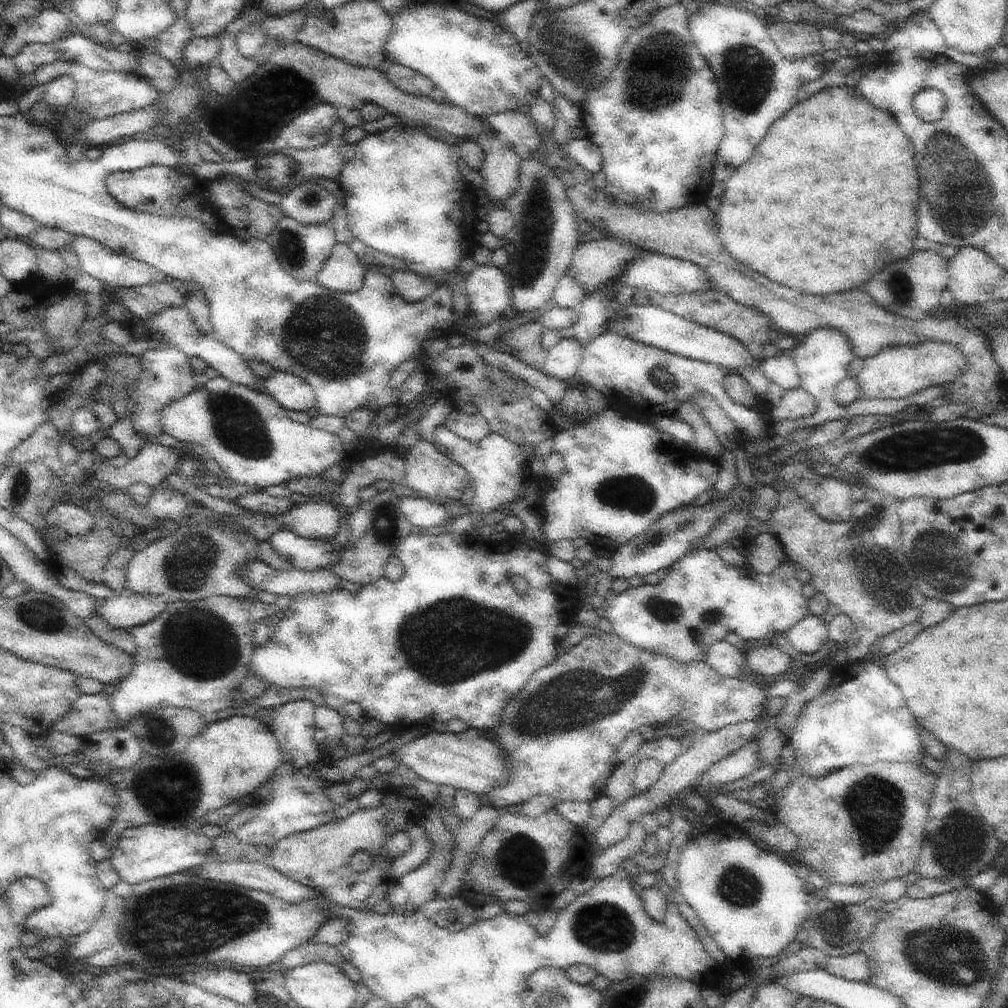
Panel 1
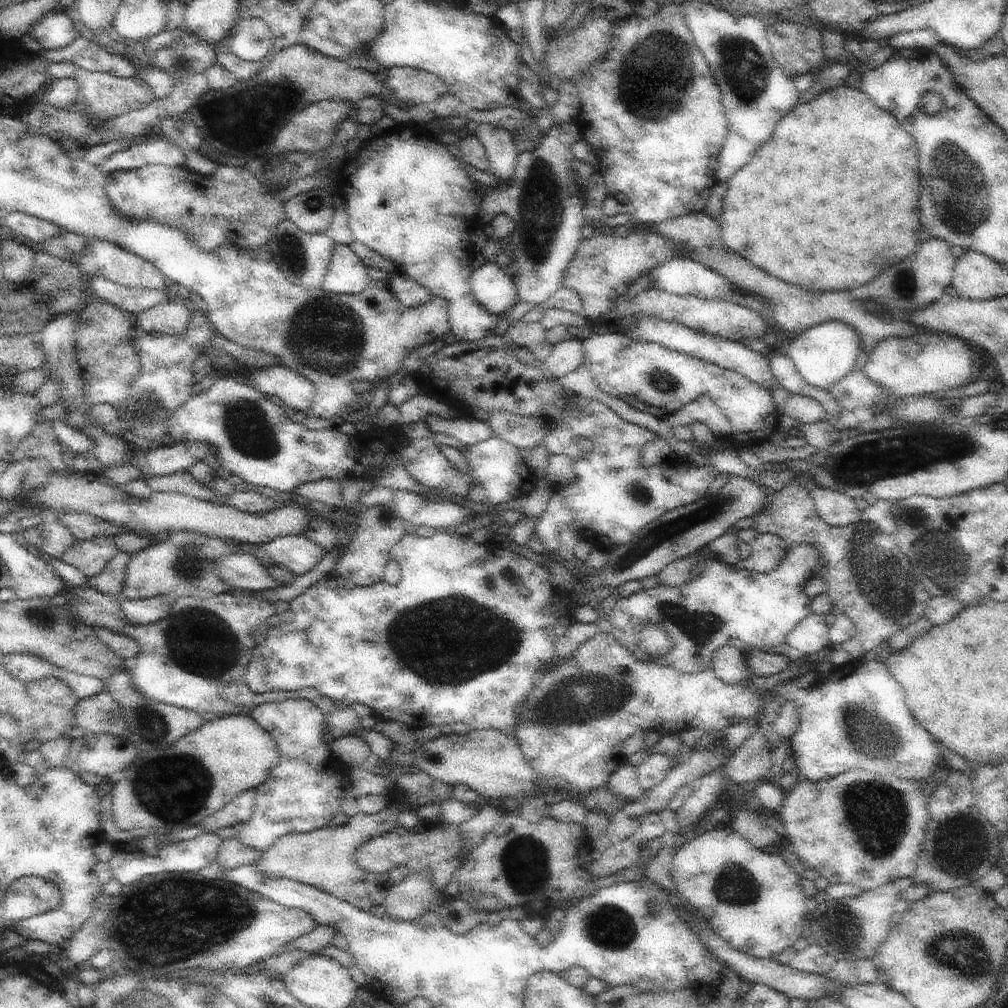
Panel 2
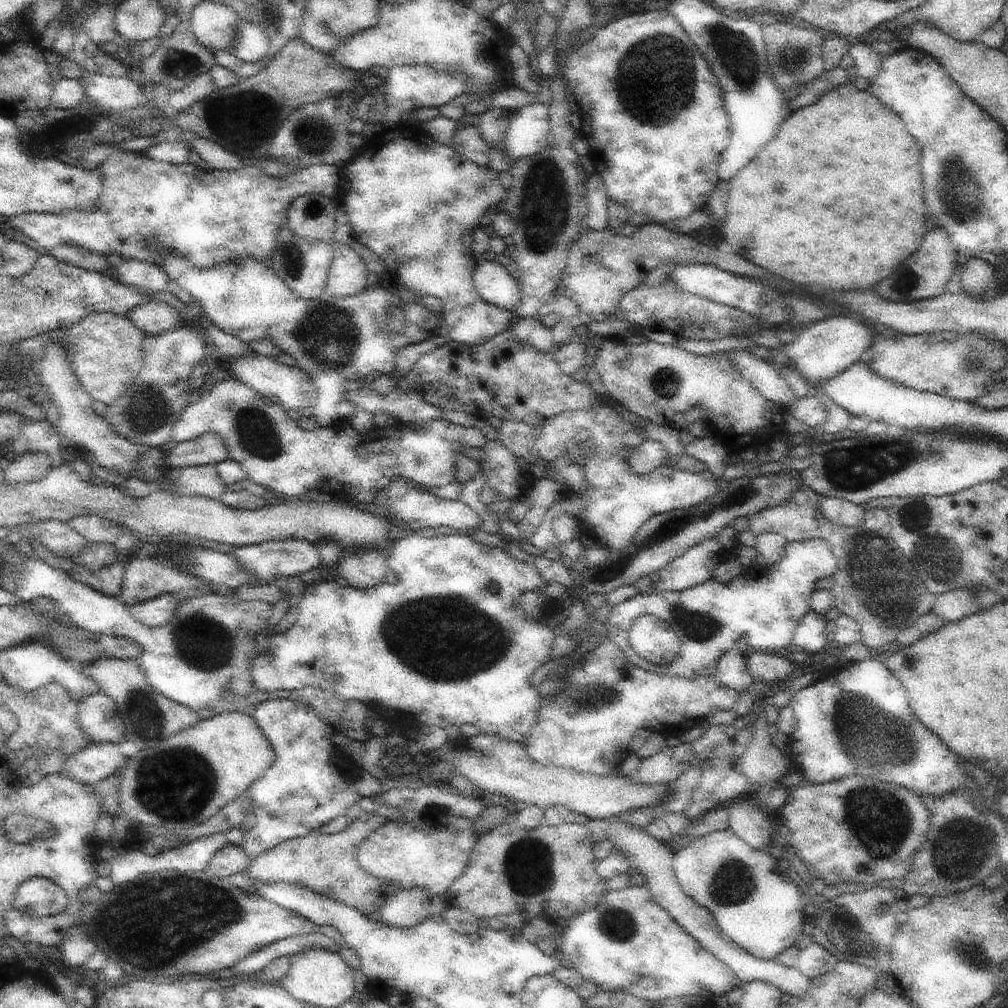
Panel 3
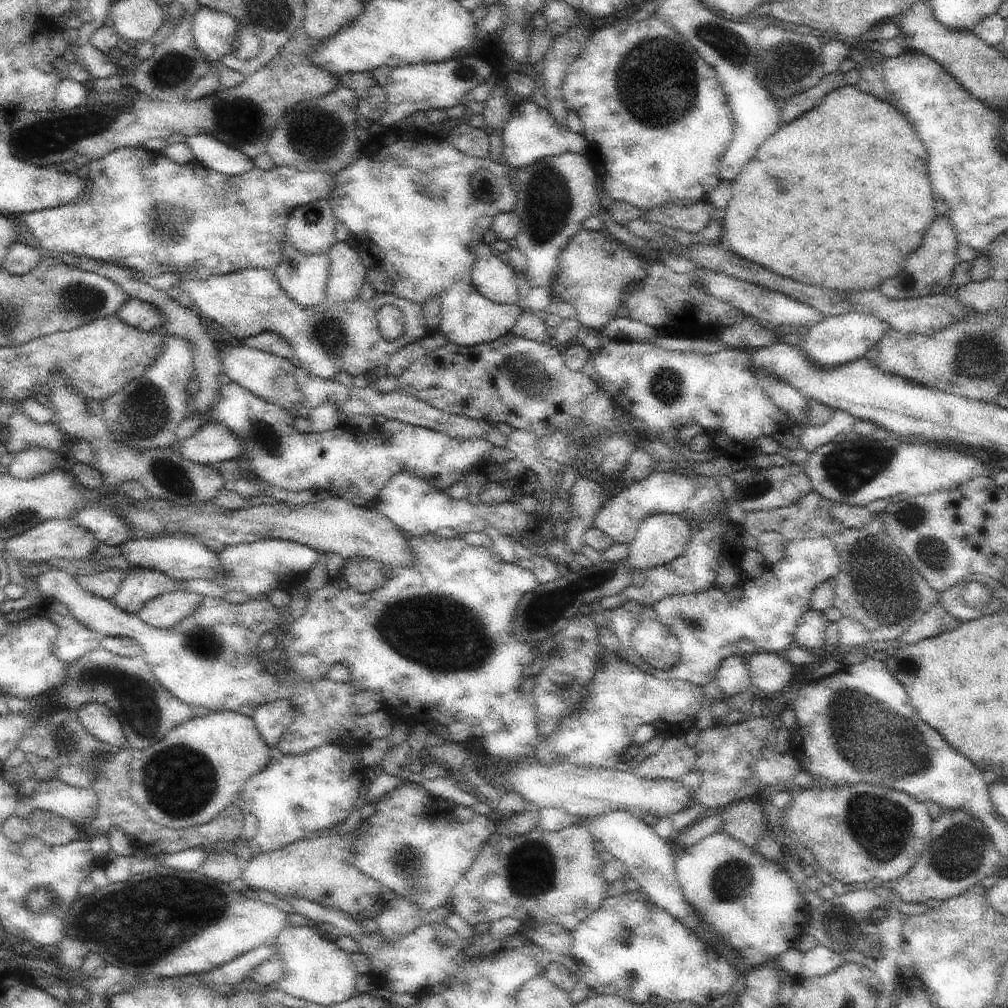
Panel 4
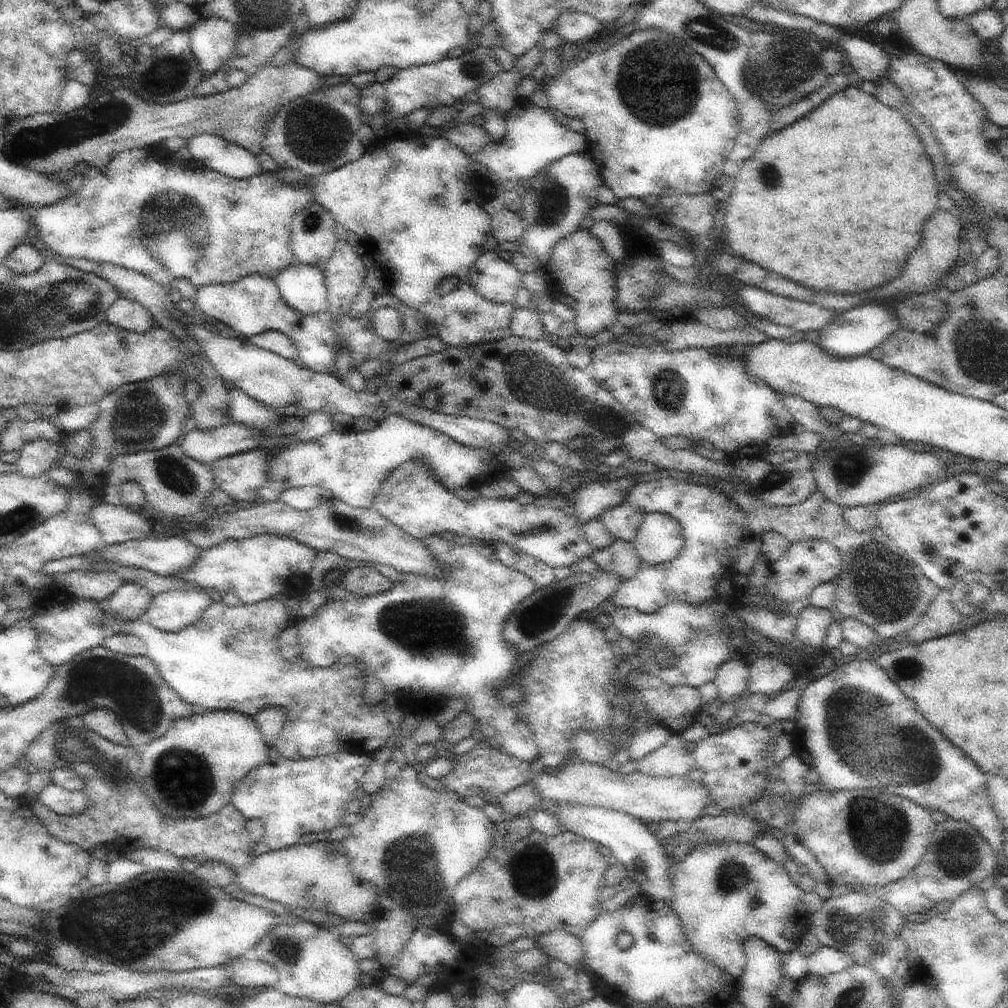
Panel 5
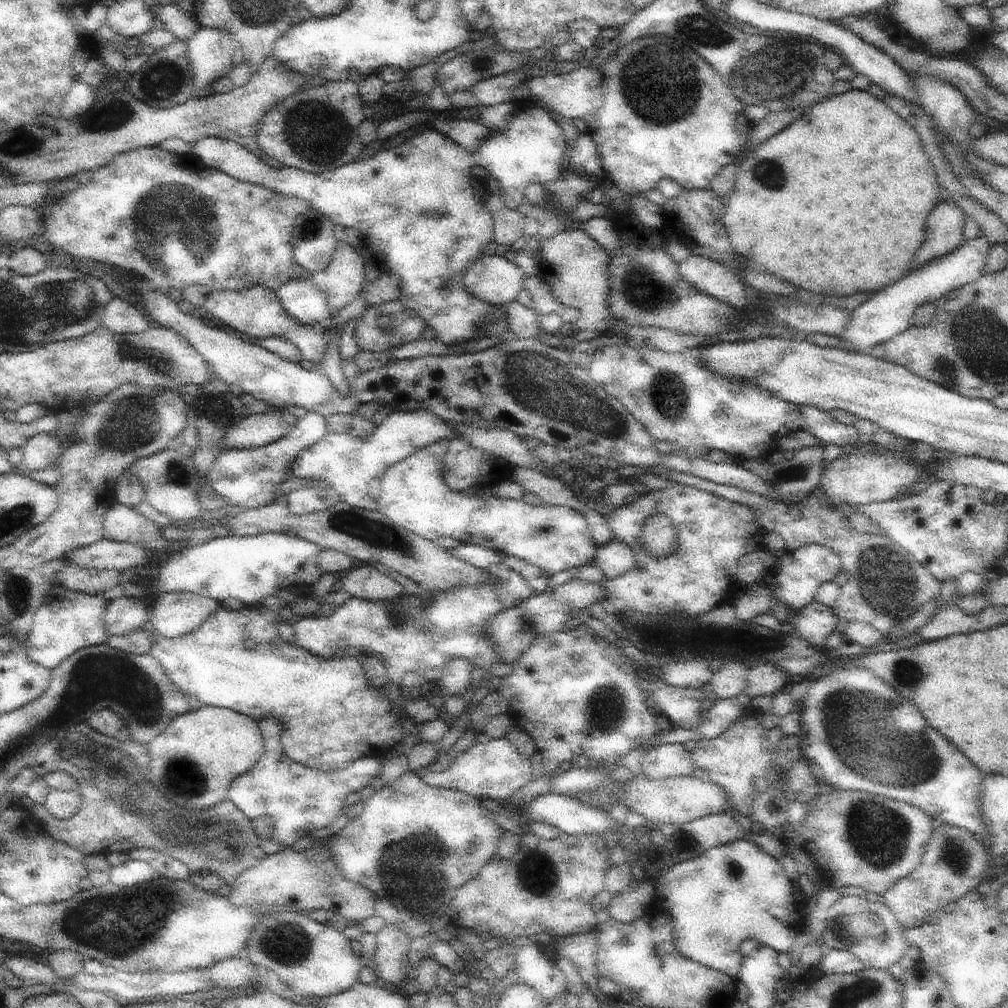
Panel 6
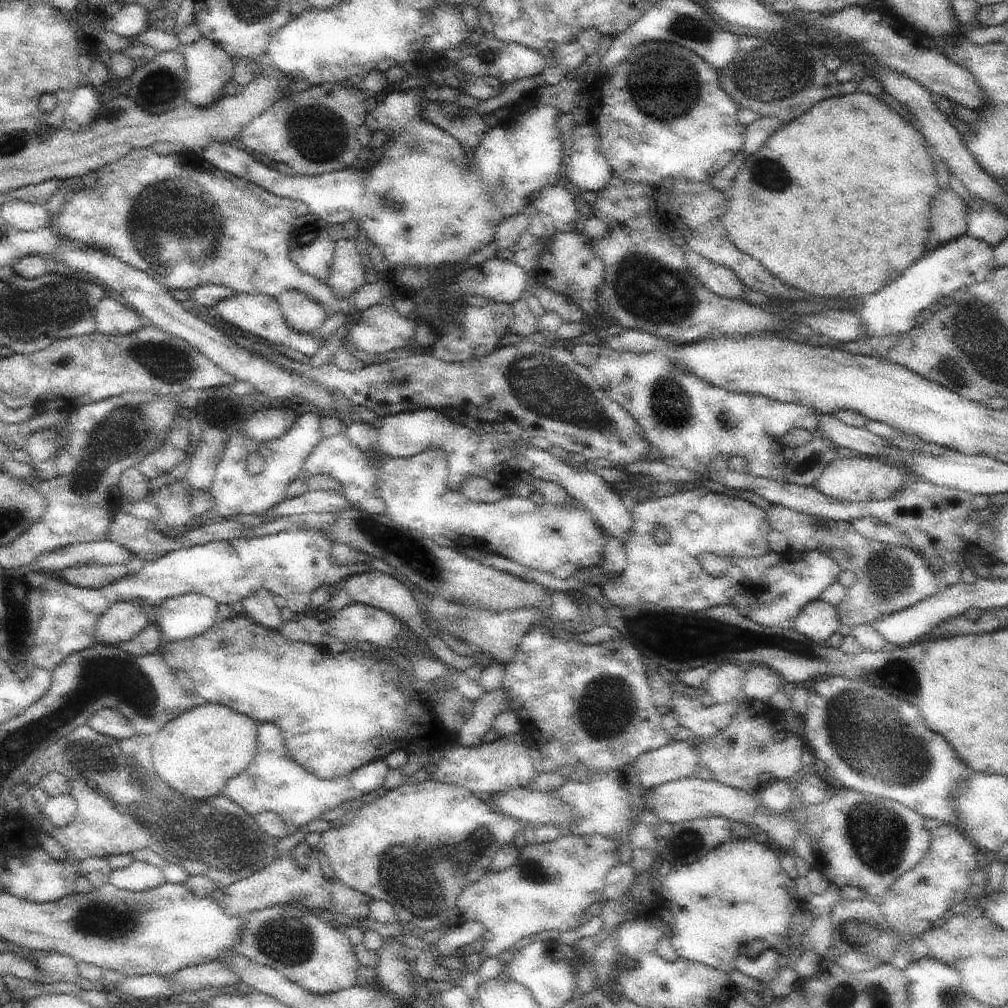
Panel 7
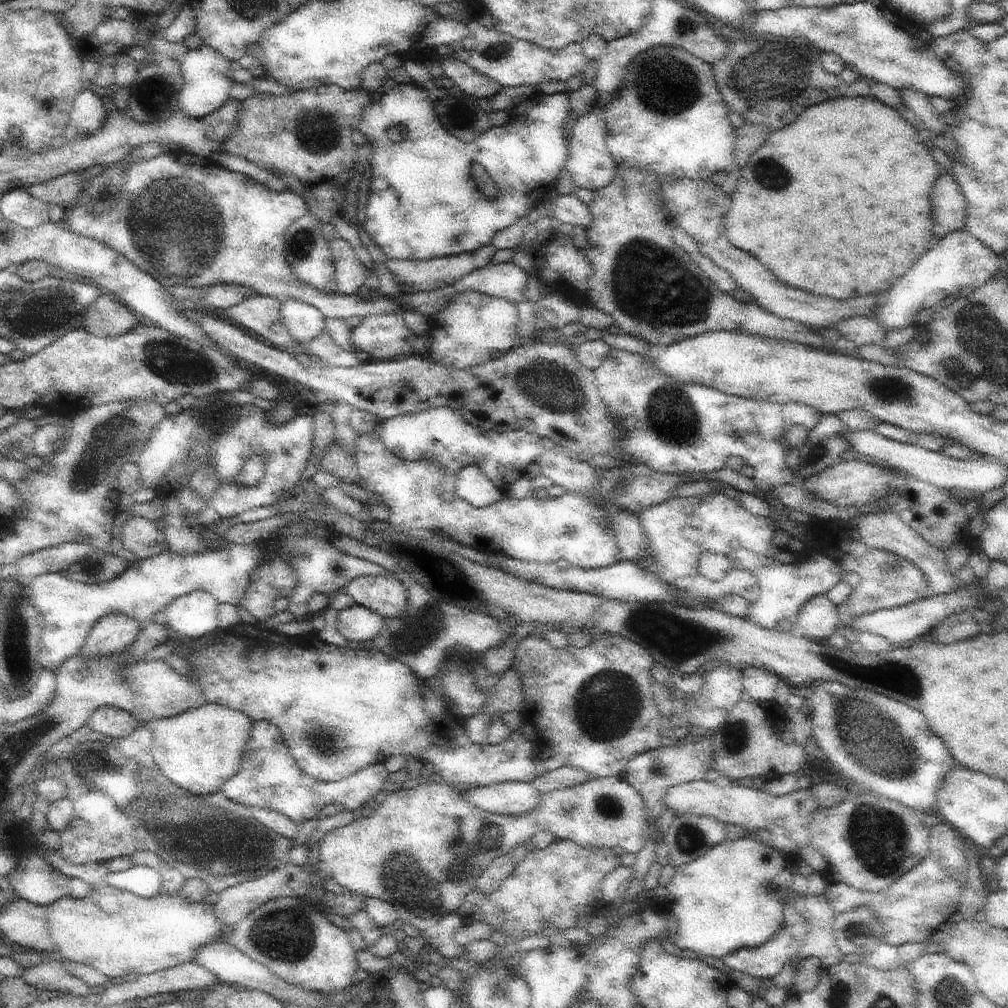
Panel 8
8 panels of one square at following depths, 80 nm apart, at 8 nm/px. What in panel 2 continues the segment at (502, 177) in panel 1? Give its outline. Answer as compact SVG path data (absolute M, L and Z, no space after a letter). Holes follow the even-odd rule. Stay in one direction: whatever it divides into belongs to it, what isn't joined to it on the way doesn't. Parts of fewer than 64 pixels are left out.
M479 123L474 126L478 140L487 150L491 162L491 173L507 178L509 182L515 173L519 157L518 146L510 130L492 123Z

